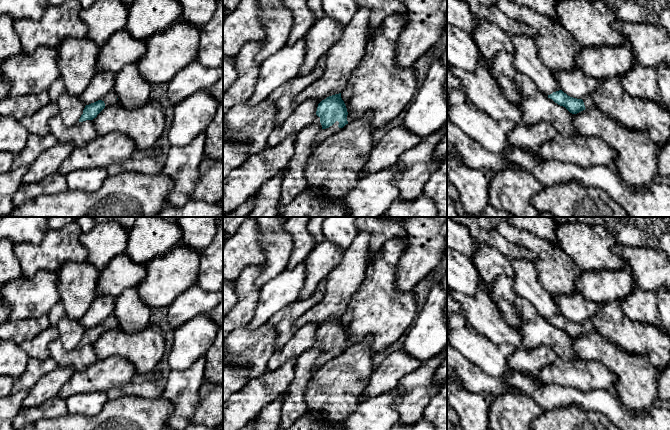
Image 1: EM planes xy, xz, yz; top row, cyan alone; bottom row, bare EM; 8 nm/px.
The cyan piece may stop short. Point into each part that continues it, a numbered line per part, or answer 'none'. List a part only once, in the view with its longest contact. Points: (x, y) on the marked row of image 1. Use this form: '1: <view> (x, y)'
1: xz (324, 133)

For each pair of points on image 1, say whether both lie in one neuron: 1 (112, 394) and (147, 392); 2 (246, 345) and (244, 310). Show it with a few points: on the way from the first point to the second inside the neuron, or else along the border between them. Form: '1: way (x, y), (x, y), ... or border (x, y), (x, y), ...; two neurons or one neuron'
1: way (121, 391), (138, 390); one neuron
2: border (247, 324), (237, 327), (233, 331); two neurons

